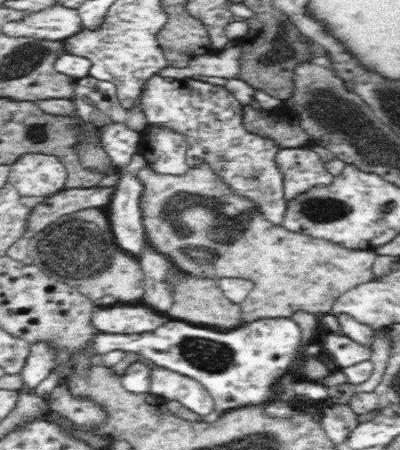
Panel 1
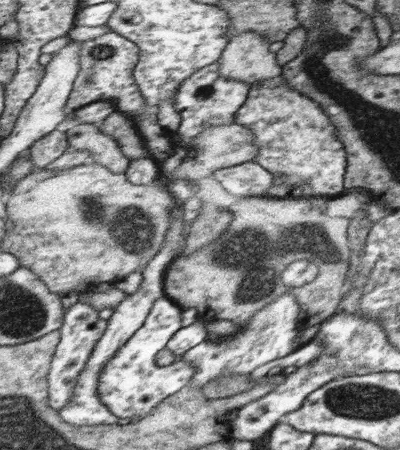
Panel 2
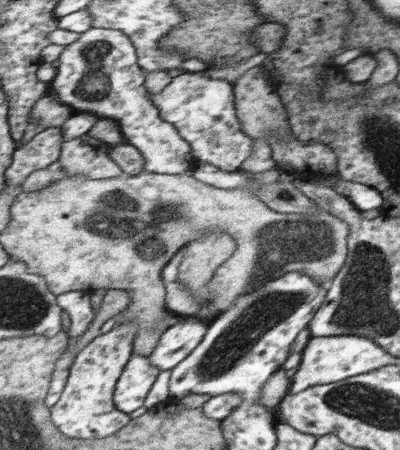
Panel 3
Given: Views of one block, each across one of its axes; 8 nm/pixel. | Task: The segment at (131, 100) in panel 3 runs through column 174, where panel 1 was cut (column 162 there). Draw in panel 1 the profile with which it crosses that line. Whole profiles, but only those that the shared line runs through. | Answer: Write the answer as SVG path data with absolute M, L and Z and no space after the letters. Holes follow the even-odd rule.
M150 124L142 134L138 144L138 154L144 156L148 168L166 176L182 176L192 166L188 164L188 140L184 134L160 126Z

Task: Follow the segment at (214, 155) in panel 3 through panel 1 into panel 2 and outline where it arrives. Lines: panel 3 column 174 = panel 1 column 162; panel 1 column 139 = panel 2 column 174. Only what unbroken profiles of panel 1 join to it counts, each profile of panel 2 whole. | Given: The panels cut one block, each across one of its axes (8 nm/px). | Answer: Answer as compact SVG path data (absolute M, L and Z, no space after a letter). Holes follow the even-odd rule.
M211 64L207 68L201 68L199 72L195 72L195 76L191 76L179 96L173 100L173 108L179 114L179 128L177 134L183 138L183 142L189 146L189 150L193 148L191 140L205 128L205 126L227 126L233 124L239 108L243 108L243 104L247 102L247 92L251 92L251 88L247 86L247 80L241 78L223 78L219 76L219 64Z

